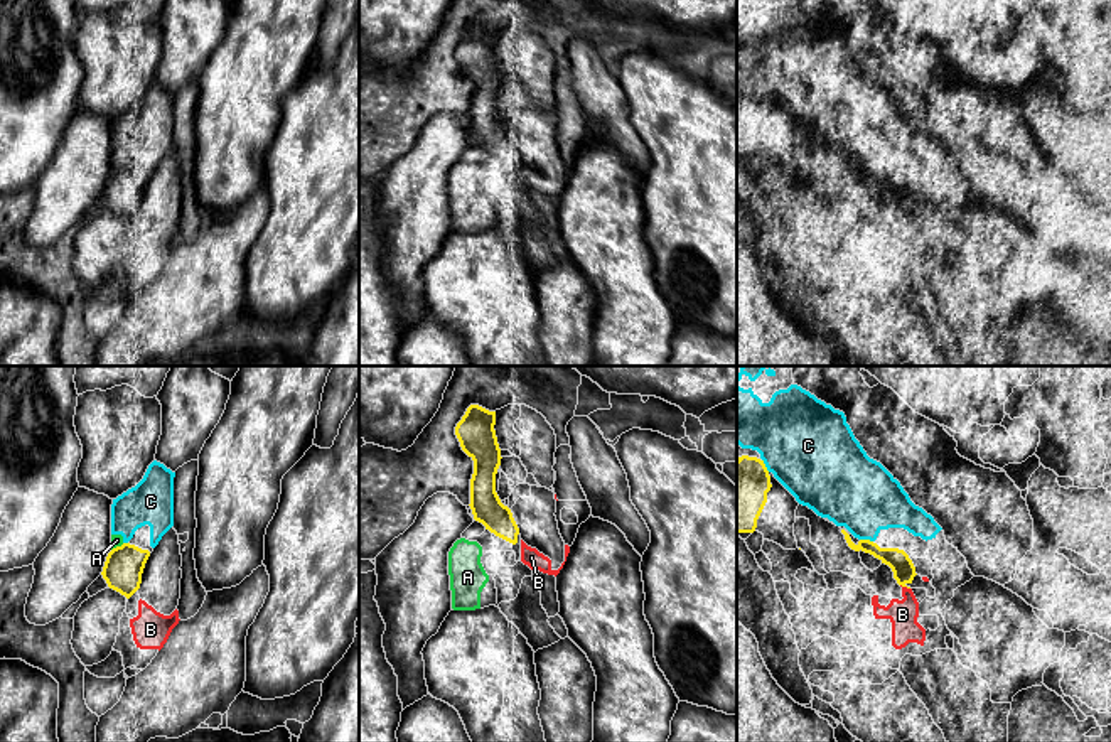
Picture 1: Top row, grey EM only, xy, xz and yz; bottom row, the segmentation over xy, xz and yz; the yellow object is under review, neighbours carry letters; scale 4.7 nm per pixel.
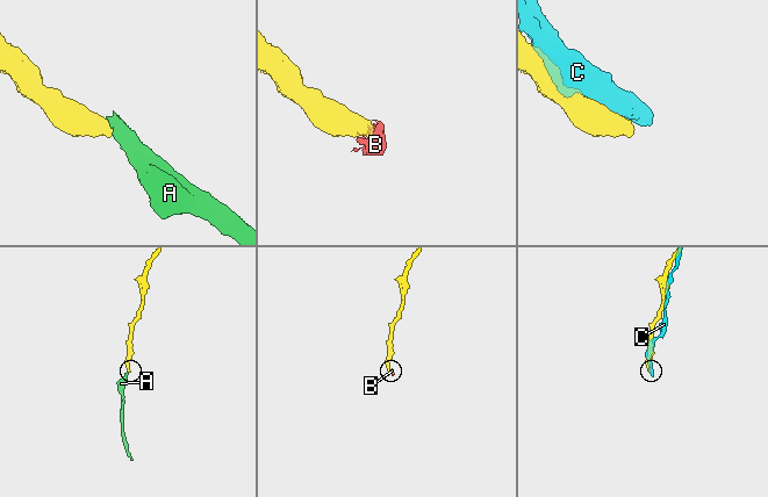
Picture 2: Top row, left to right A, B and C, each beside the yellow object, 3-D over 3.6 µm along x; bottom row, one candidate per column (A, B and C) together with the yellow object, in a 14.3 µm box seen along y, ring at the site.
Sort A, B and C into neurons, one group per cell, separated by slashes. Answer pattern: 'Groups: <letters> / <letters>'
Groups: A C / B

